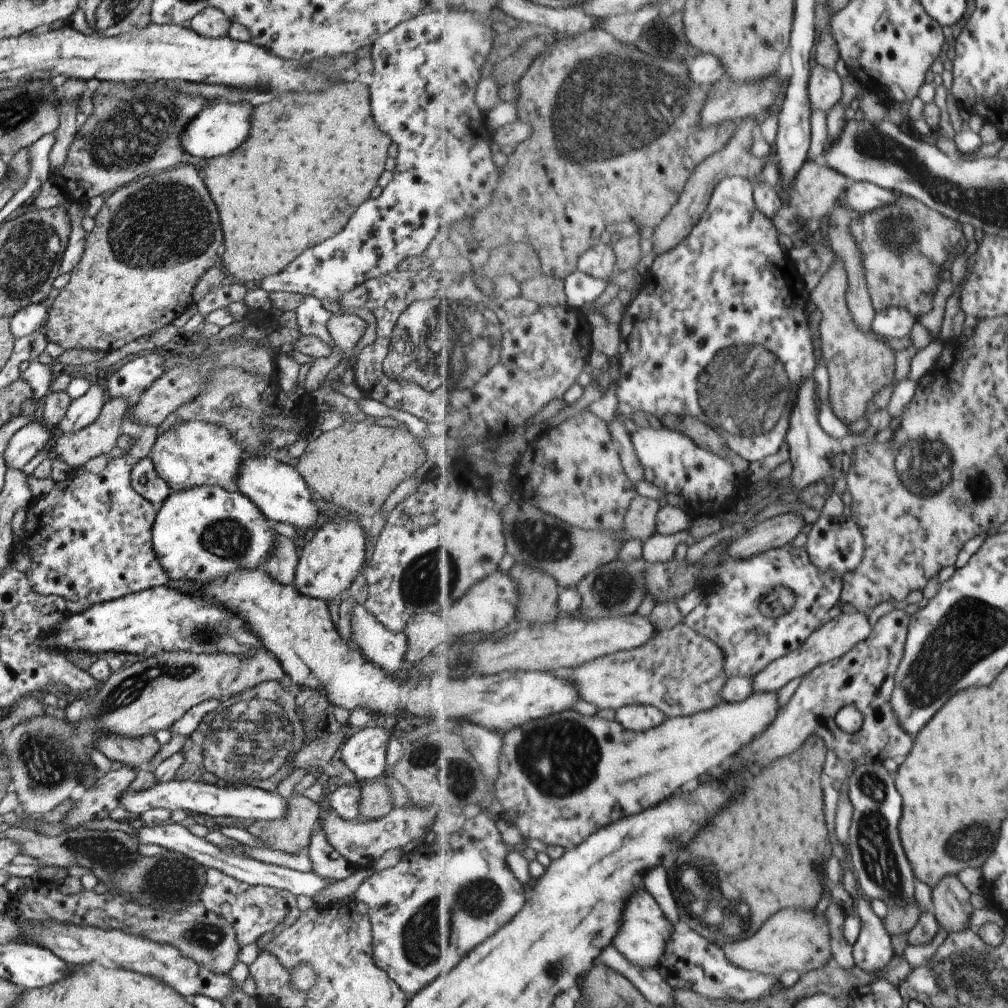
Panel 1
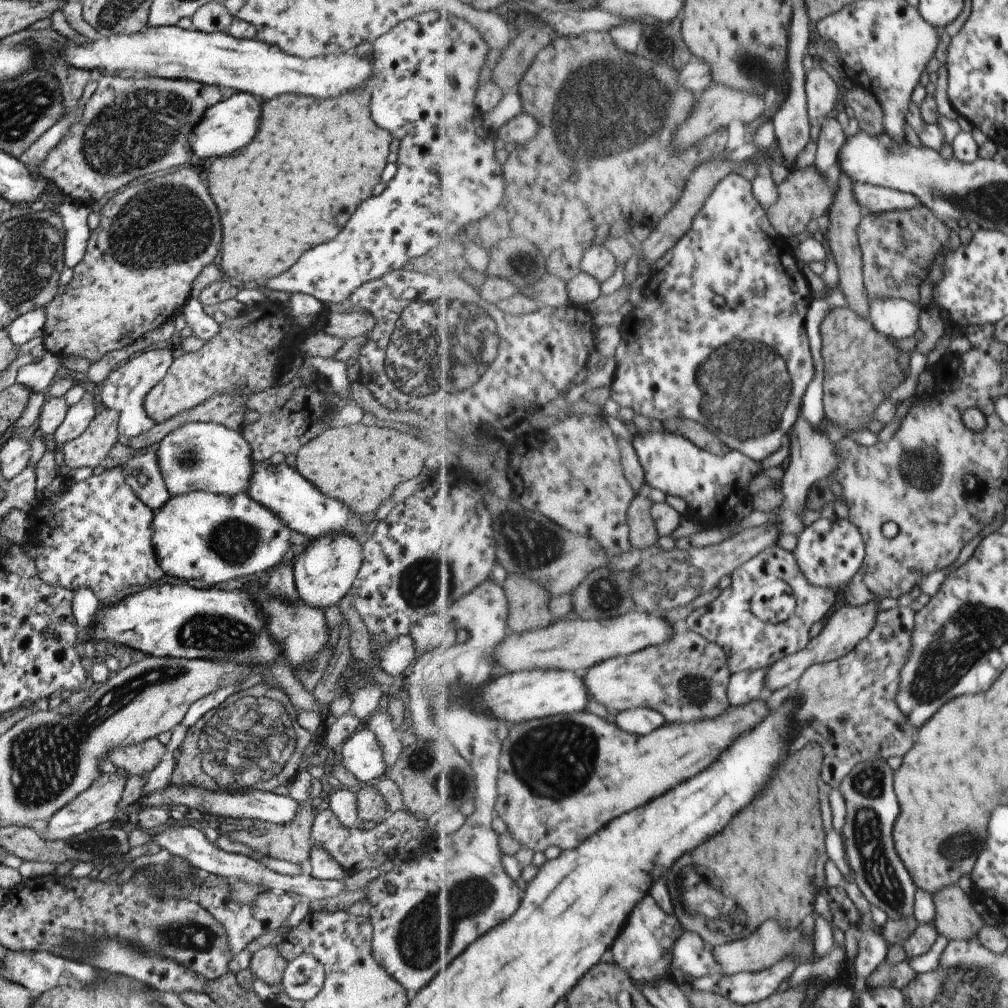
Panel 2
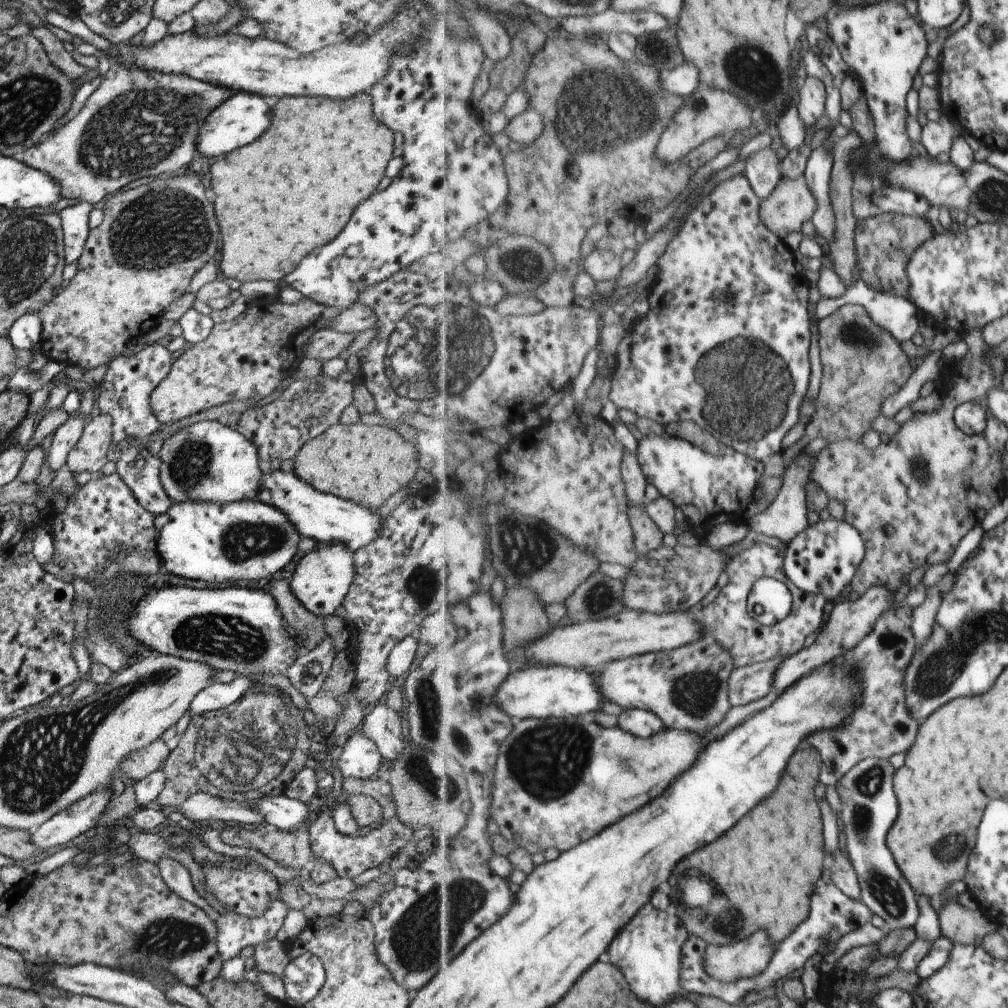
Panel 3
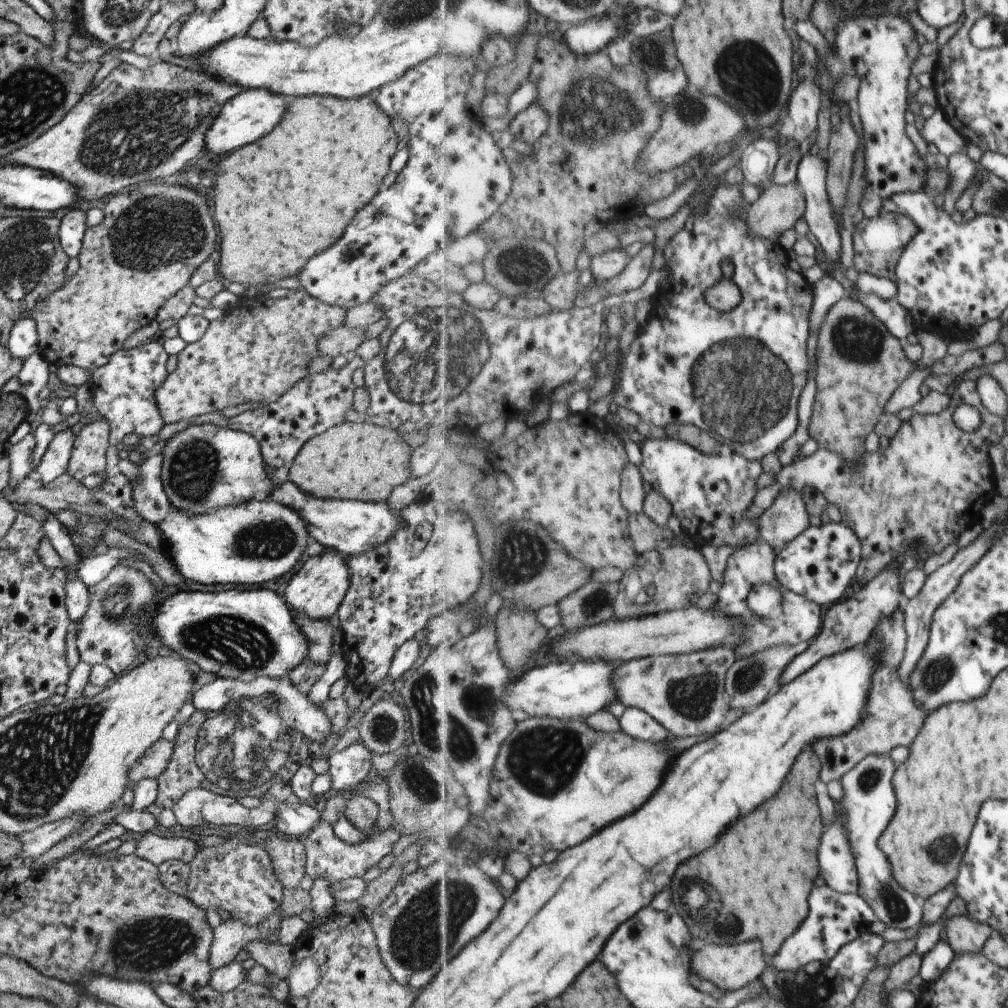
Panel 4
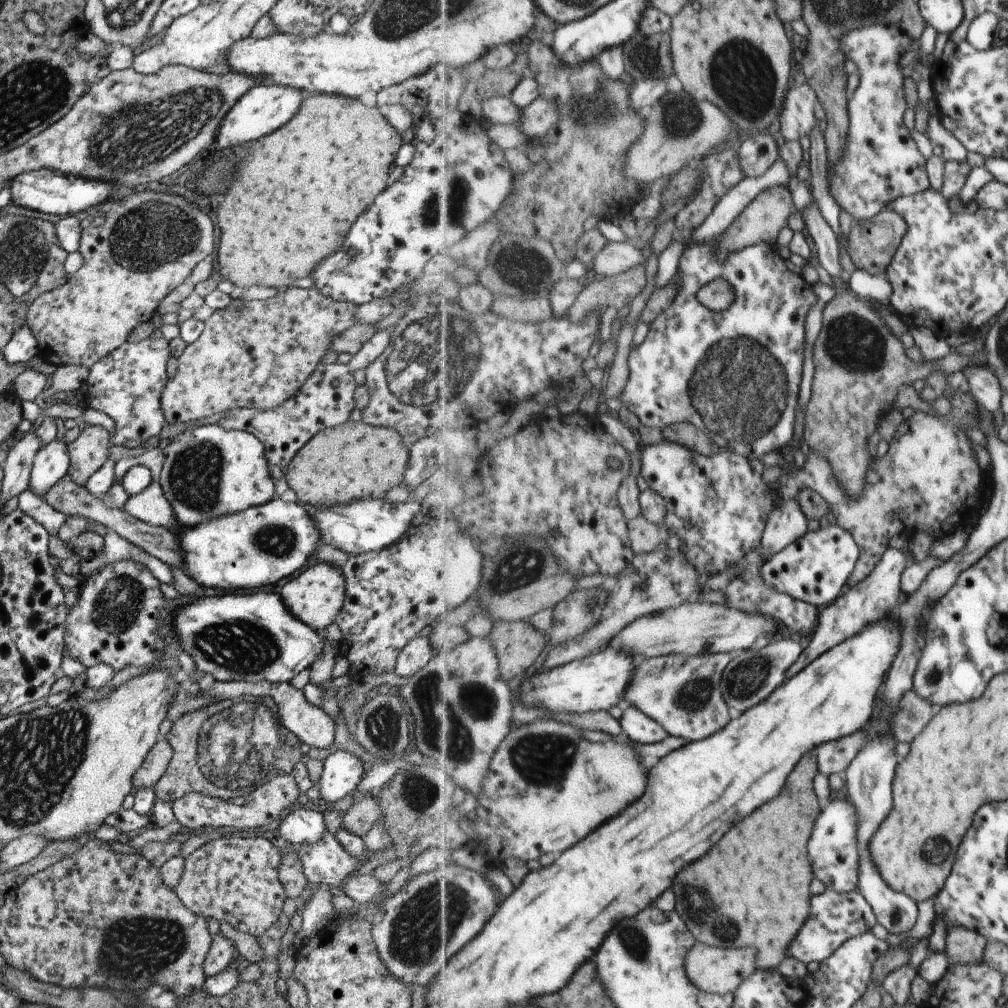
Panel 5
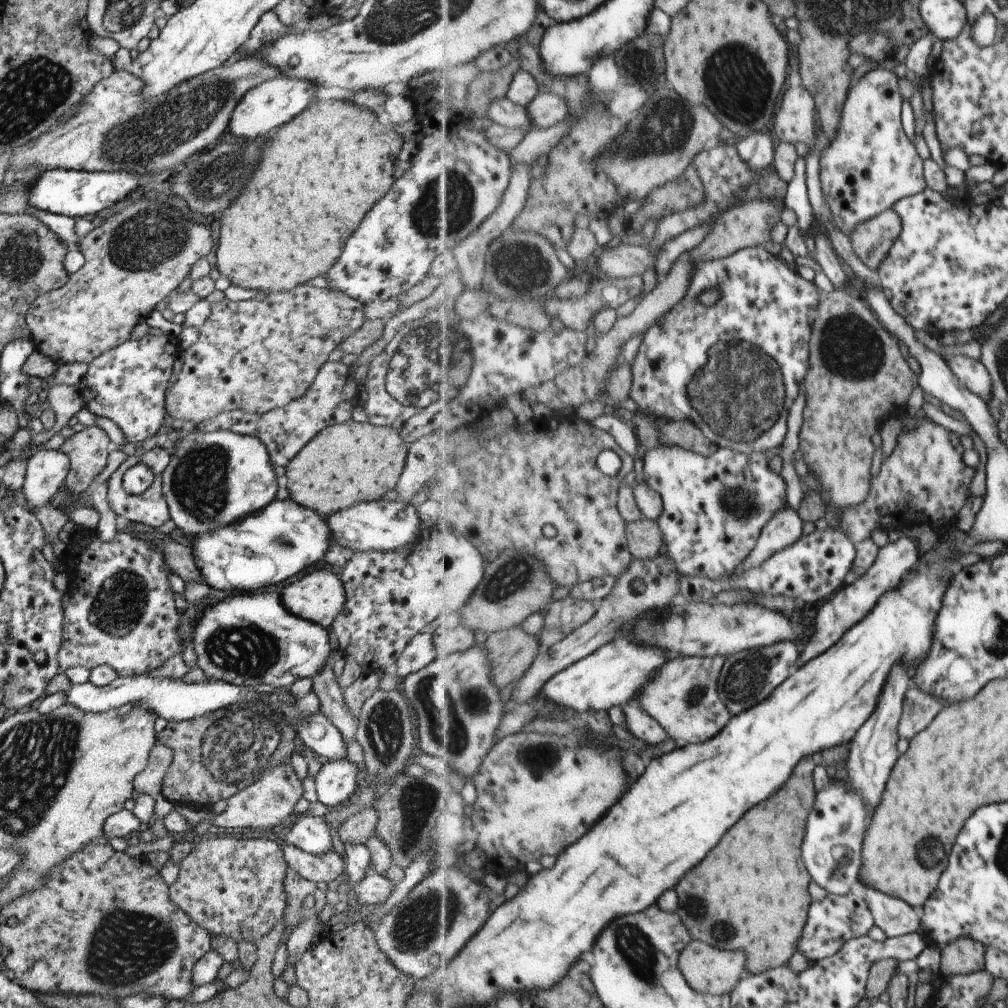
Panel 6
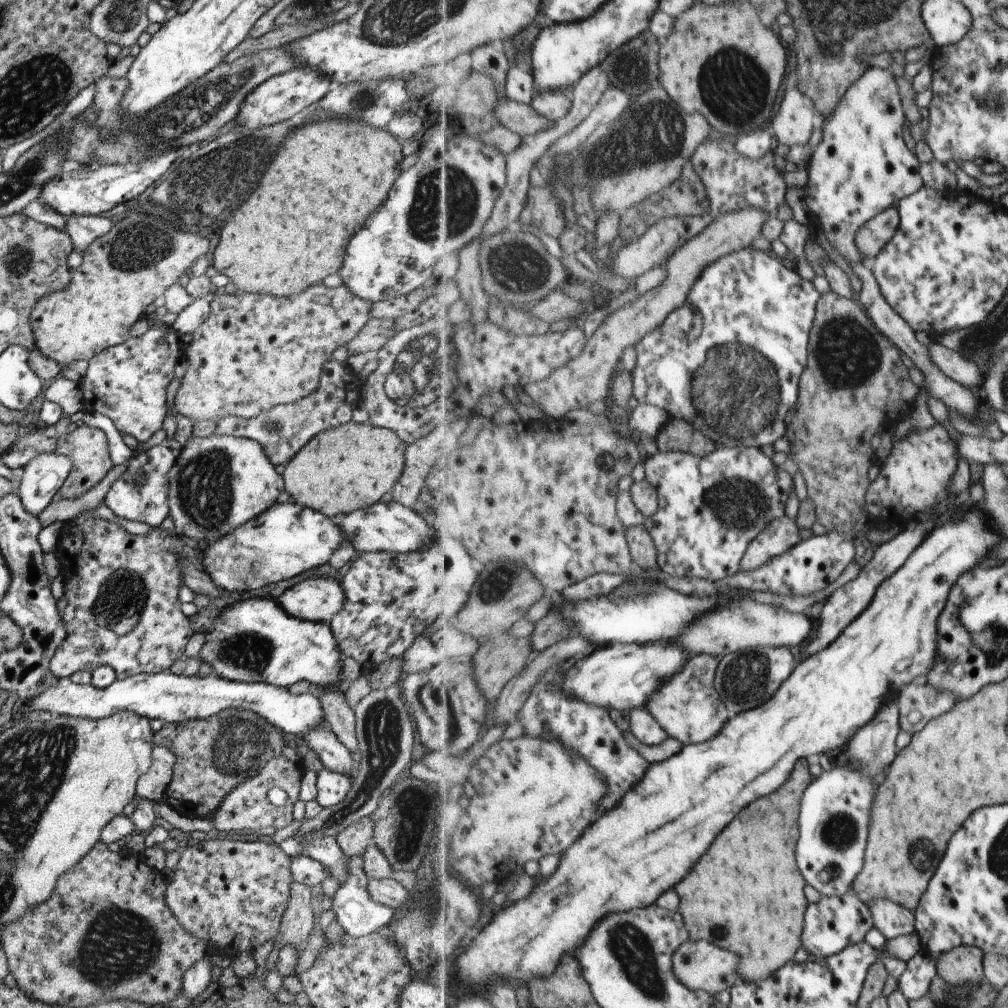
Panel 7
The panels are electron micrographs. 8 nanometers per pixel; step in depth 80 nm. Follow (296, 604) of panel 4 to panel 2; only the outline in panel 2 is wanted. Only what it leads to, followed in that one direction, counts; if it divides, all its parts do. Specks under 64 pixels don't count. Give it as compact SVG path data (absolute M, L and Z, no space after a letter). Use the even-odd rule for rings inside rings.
M332 533L312 539L293 563L293 577L300 600L309 607L324 610L335 605L351 590L357 579L363 561L362 551L362 541L357 541L350 533Z

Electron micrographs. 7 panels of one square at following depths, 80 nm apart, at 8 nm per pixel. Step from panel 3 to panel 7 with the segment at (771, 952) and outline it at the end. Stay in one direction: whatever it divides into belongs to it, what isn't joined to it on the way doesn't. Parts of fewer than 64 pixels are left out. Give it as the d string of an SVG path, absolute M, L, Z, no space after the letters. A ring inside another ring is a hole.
M694 940L694 942L683 944L675 954L675 971L679 979L691 989L715 995L732 990L740 982L739 967L742 960L743 958L736 952L718 948L716 944L706 942L706 940L700 940L700 942Z

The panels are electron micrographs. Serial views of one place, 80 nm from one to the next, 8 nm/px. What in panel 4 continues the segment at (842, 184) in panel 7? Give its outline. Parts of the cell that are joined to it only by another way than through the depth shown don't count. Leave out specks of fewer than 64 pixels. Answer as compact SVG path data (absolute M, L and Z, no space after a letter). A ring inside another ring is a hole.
M898 14L864 16L852 19L840 28L838 56L853 67L862 84L855 103L864 122L864 180L867 181L860 210L864 217L876 218L886 210L886 202L902 193L928 190L930 167L918 152L914 140L908 136L908 106L910 106L910 78L916 60L922 54L919 33L907 18Z

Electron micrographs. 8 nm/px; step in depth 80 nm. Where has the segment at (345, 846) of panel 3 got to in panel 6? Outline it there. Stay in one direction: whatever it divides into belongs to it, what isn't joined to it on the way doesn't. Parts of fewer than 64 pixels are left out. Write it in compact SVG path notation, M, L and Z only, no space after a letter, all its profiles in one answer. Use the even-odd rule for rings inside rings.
M292 845L283 847L283 854L289 868L296 870L302 878L314 884L319 882L334 882L344 872L345 859L335 852L328 850L326 854L308 854Z

